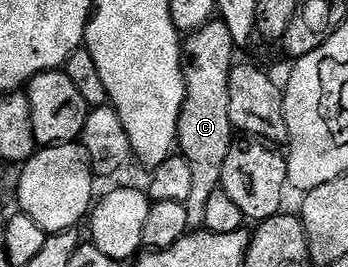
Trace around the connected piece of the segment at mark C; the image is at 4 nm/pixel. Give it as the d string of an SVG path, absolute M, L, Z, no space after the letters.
M215 18L208 26L189 33L184 40L186 98L178 123L176 144L181 156L192 169L192 194L188 194L185 205L188 222L194 230L202 228L208 198L219 191L224 158L228 158L230 145L236 140L232 114L228 114L228 86L236 63L234 51L236 45L232 30L228 30L228 26L220 18Z

